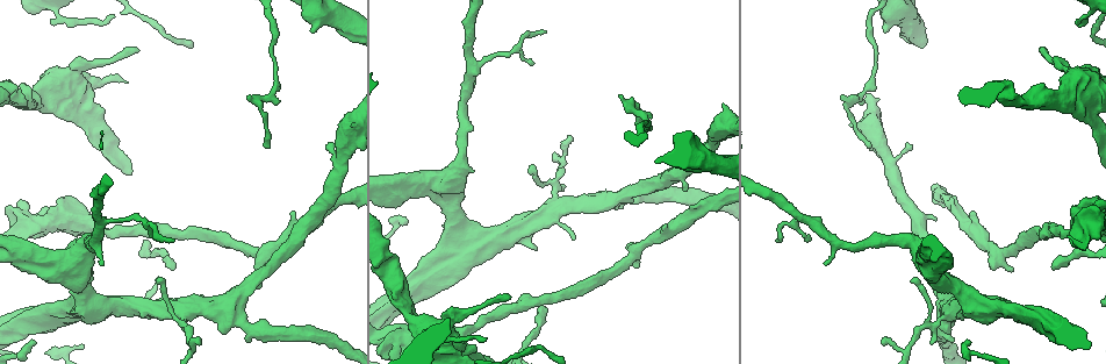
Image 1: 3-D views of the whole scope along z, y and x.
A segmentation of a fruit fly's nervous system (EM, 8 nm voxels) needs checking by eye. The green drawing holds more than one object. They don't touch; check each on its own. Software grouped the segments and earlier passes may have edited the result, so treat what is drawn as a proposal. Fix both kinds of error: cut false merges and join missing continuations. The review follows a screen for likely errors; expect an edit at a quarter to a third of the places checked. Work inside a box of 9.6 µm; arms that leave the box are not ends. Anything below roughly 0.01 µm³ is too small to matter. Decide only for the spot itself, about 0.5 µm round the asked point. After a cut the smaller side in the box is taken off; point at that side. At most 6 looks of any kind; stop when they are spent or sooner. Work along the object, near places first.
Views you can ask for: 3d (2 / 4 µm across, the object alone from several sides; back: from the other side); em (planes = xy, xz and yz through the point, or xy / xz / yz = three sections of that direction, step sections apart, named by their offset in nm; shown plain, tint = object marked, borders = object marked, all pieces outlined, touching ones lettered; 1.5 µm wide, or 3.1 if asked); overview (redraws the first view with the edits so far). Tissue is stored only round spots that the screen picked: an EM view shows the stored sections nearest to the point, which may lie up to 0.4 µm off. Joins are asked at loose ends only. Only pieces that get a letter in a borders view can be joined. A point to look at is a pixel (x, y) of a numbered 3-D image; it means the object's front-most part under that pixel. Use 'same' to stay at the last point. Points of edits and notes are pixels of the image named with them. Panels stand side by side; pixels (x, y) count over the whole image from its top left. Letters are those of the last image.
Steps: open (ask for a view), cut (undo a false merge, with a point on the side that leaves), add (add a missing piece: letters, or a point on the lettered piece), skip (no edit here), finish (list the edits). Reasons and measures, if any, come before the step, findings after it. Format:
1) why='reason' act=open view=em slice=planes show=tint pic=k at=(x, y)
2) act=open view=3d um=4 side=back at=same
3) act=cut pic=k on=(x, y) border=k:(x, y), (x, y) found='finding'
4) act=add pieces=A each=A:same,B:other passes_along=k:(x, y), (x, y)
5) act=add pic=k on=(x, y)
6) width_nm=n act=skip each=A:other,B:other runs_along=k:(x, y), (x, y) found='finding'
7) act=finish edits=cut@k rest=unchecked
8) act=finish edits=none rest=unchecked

why='free end' act=open view=em slice=planes show=borders pic=1 at=(571, 237)

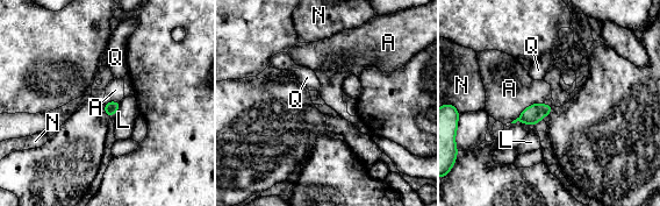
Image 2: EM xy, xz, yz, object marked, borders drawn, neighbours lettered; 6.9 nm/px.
act=skip each=A:other,L:other,N:other,Q:other border=2:(551, 104), (530, 104), (510, 122) found='none of them fits'

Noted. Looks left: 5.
why='an open end' act=open view=em slice=xz step=4 show=borders pic=1 at=(562, 184)

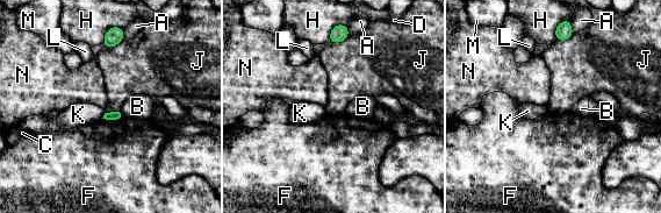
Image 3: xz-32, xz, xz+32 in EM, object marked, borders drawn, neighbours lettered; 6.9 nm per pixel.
act=open view=em slice=planes show=borders at=same

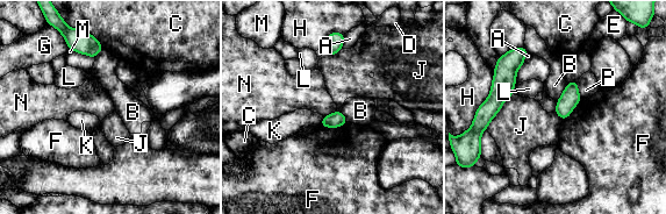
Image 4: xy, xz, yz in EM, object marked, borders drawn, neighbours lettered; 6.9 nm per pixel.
width_nm=100 act=skip each=A:other,B:other,C:other,D:other,E:other,F:other,G:other,H:other,J:other,K:other,L:other,M:other,N:other,P:other found='none of them fits'

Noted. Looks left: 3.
why='free end' act=open view=3d um=2 pic=1 at=(1010, 268)

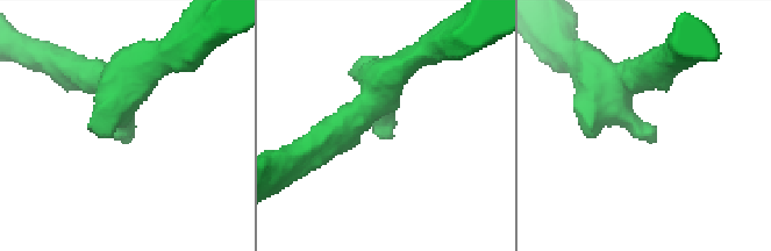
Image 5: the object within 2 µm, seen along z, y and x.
act=open view=em slice=xy step=4 show=borders pic=5 at=(128, 143)

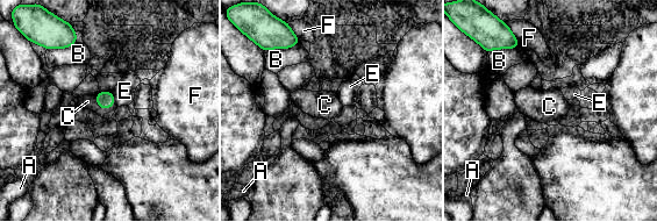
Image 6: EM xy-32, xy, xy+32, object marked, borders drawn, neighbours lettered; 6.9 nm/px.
width_nm=120 act=add pic=6 on=(87, 101) each=A:other,B:other,C:same,E:other,F:other passes_along=6:(105, 100), (102, 108), (87, 101) found='the neuron continues'

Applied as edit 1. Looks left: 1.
act=finish edits=add@6 rest=unchecked

